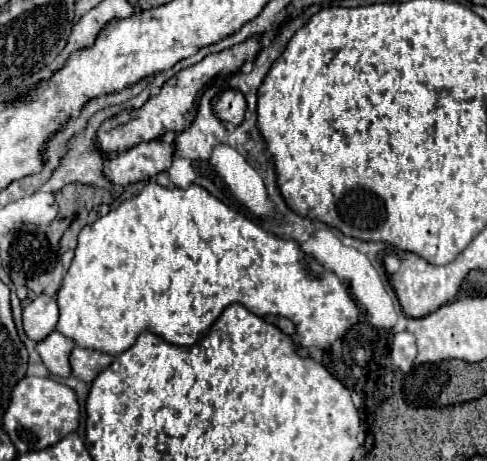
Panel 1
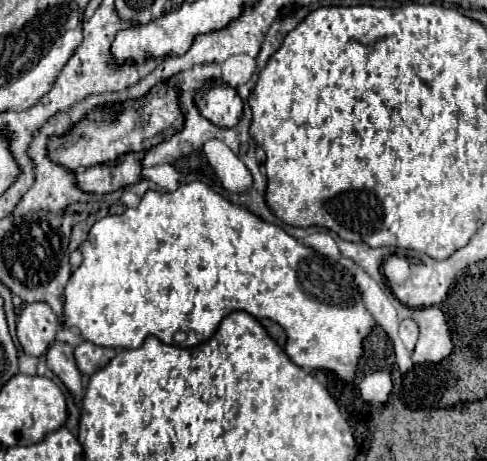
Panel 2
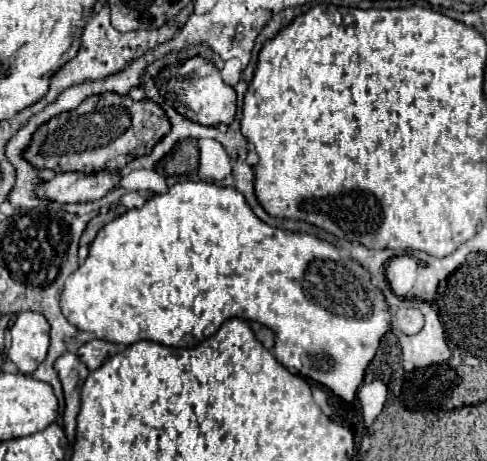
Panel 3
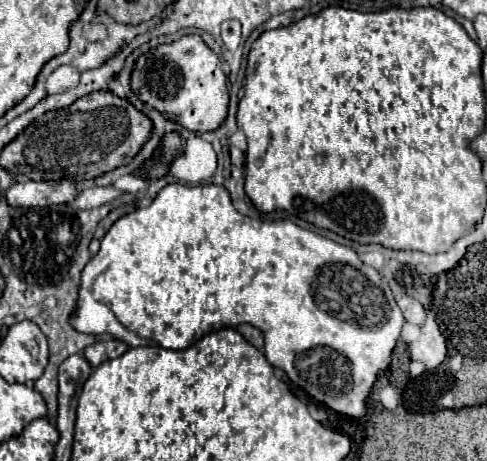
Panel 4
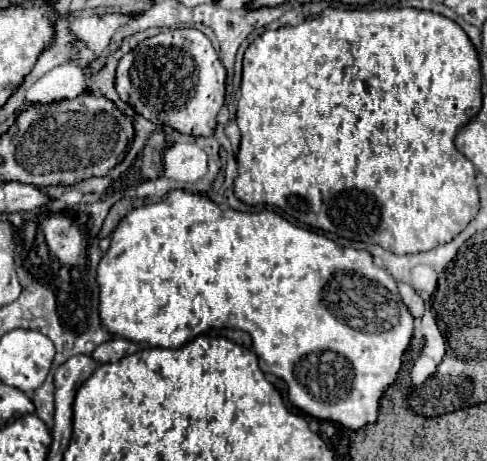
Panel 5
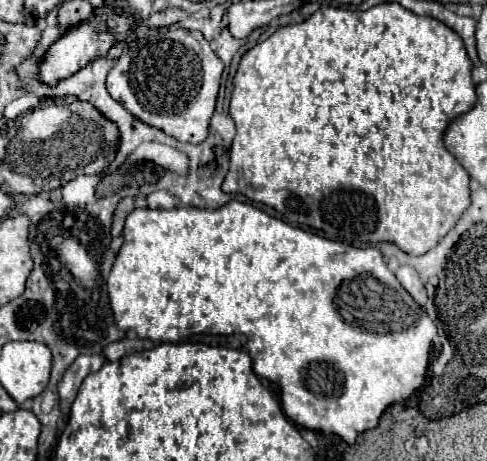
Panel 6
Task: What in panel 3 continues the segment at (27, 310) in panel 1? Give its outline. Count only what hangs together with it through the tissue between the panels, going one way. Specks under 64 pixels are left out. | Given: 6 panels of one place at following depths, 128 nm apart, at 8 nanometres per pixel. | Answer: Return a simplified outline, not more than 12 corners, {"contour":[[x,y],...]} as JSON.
{"contour":[[22,312],[6,352],[32,374],[46,358],[50,324],[40,312]]}

